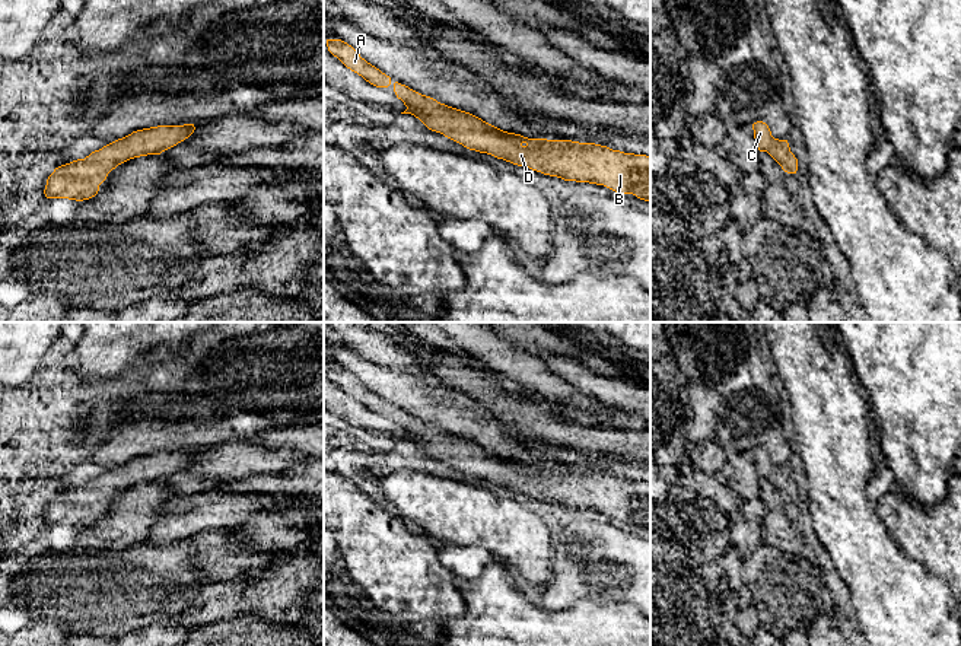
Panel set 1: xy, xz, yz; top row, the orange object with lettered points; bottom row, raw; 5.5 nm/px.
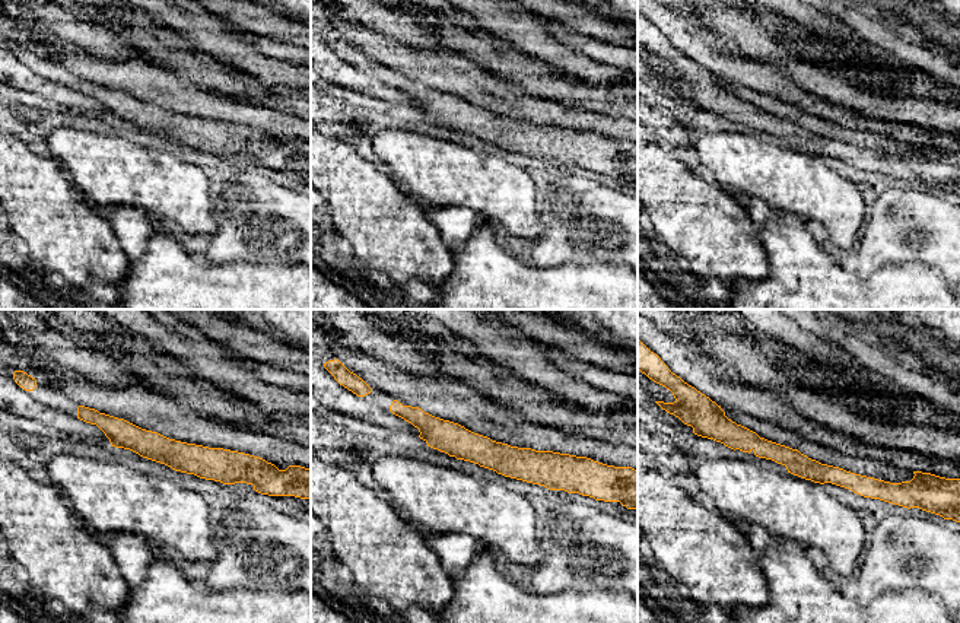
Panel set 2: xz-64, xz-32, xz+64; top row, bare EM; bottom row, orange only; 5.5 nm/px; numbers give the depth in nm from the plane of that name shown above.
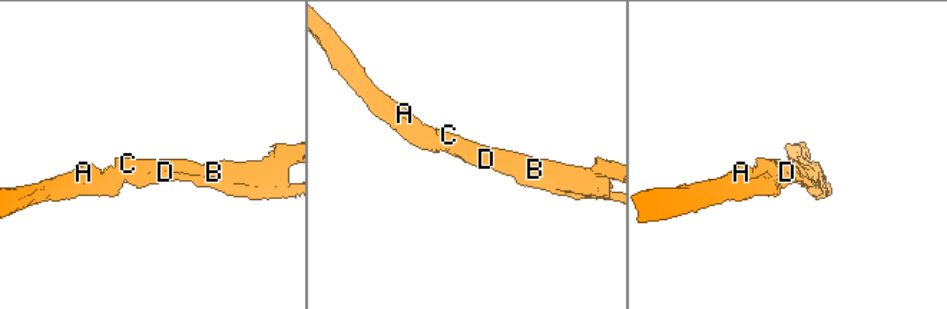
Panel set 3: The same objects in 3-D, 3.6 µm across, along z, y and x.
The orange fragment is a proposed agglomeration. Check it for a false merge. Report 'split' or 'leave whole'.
leave whole

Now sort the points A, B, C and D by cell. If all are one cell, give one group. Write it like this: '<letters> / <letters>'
A B C D

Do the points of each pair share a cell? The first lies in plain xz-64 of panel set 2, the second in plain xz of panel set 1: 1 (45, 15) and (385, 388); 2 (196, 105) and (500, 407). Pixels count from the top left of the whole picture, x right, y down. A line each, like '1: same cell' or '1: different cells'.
1: different cells
2: different cells

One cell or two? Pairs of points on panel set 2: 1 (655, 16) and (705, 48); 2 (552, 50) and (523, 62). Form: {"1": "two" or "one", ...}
{"1": "one", "2": "one"}

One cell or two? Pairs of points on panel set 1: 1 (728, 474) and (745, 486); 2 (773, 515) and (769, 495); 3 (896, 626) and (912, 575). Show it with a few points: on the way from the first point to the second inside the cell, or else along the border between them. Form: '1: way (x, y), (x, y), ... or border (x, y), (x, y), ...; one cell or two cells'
1: way (732, 476), (741, 481); one cell
2: way (773, 511), (772, 499); one cell
3: way (903, 613), (903, 588); one cell

